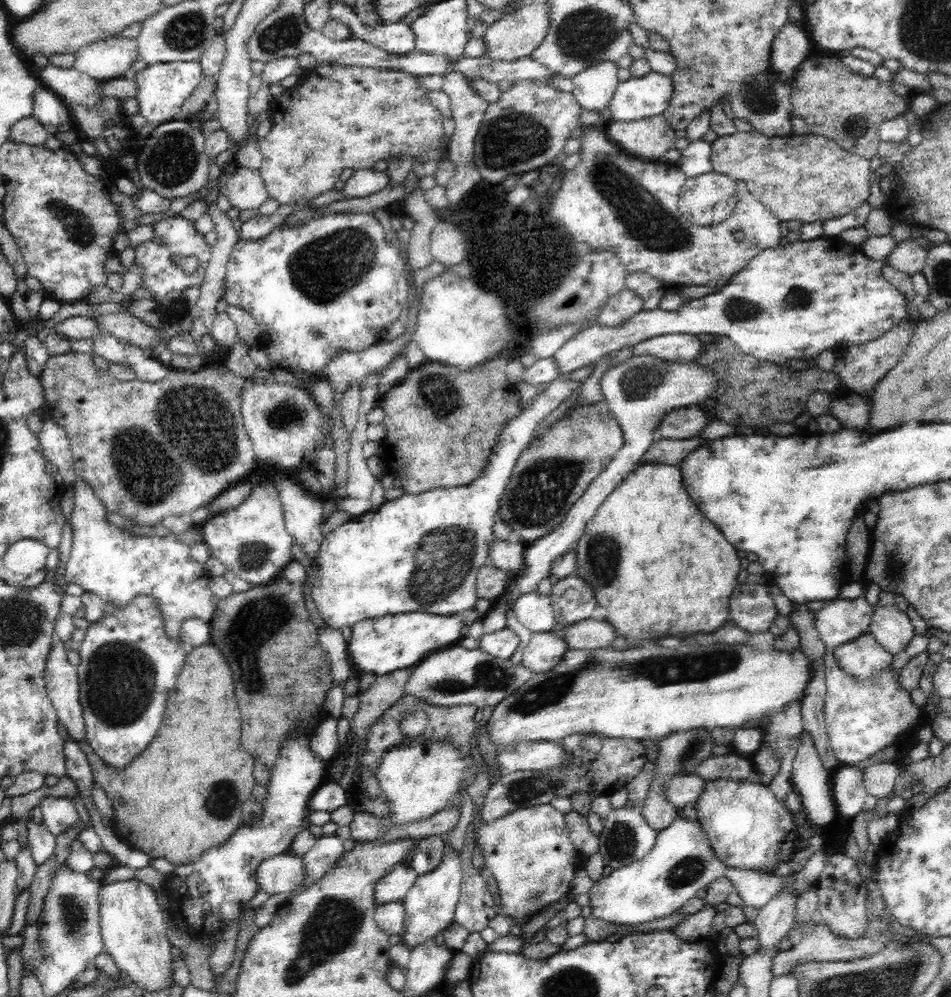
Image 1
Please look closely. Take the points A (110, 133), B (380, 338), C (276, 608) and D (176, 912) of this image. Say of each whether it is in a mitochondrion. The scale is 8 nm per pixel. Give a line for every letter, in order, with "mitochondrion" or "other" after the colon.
A: other
B: other
C: mitochondrion
D: other

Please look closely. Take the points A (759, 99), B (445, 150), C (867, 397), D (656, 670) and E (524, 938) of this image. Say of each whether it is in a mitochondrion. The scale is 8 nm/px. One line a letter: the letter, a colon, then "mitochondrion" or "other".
A: mitochondrion
B: other
C: other
D: mitochondrion
E: other

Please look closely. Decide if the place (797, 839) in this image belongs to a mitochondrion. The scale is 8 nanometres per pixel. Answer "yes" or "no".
no

